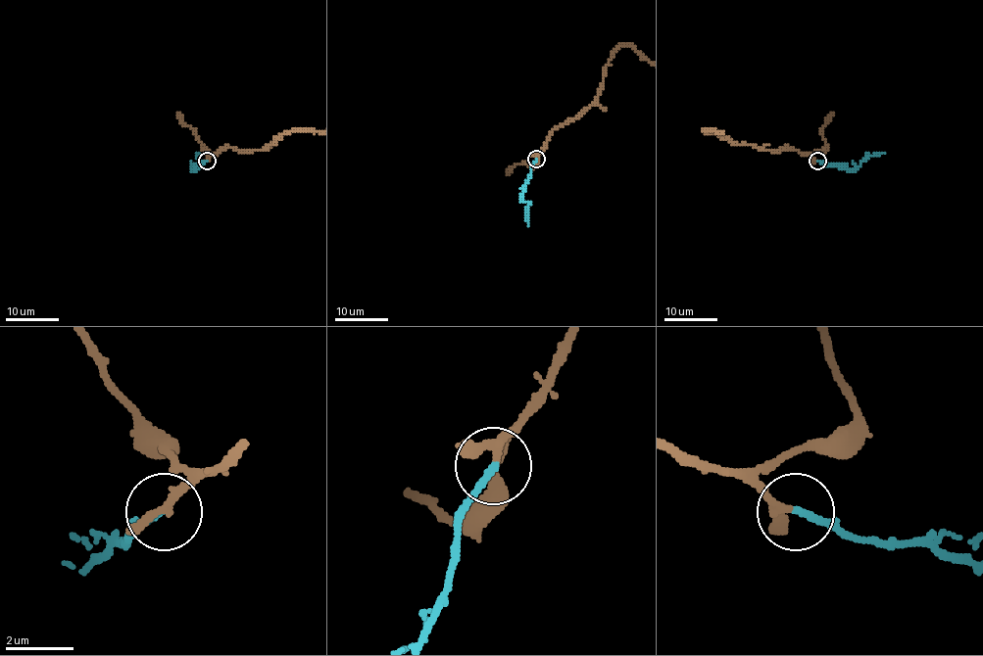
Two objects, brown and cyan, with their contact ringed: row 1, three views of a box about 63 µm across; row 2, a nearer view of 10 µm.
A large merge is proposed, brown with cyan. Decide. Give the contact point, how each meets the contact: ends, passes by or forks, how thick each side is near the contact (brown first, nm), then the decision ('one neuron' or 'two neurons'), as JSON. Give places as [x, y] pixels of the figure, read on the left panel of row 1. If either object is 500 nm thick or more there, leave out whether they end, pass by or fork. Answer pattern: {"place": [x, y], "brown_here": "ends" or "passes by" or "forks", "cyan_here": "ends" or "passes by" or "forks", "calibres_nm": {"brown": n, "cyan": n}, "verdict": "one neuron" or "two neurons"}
{"place": [207, 161], "brown_here": "passes by", "cyan_here": "ends", "calibres_nm": {"brown": 200, "cyan": 200}, "verdict": "one neuron"}

